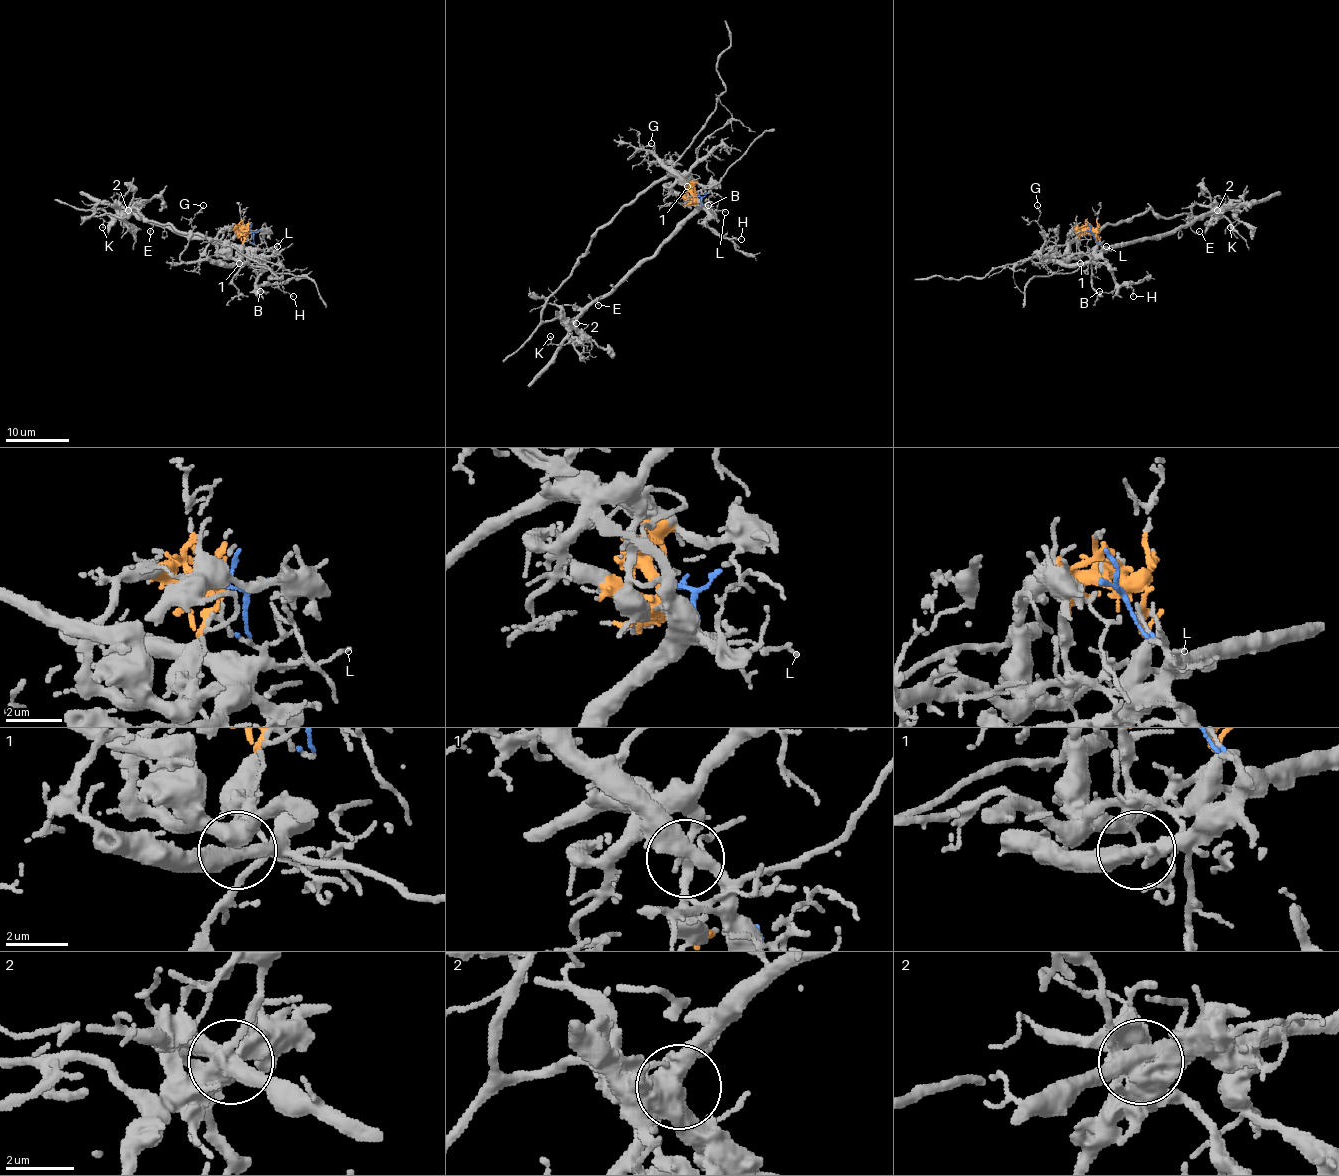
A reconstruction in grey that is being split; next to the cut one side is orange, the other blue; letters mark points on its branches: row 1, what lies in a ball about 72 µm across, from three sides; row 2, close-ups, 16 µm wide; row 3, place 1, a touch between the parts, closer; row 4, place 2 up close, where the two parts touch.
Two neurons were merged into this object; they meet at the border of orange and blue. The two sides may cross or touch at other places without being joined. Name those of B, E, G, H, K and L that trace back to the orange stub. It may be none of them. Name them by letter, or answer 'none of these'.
none of these

